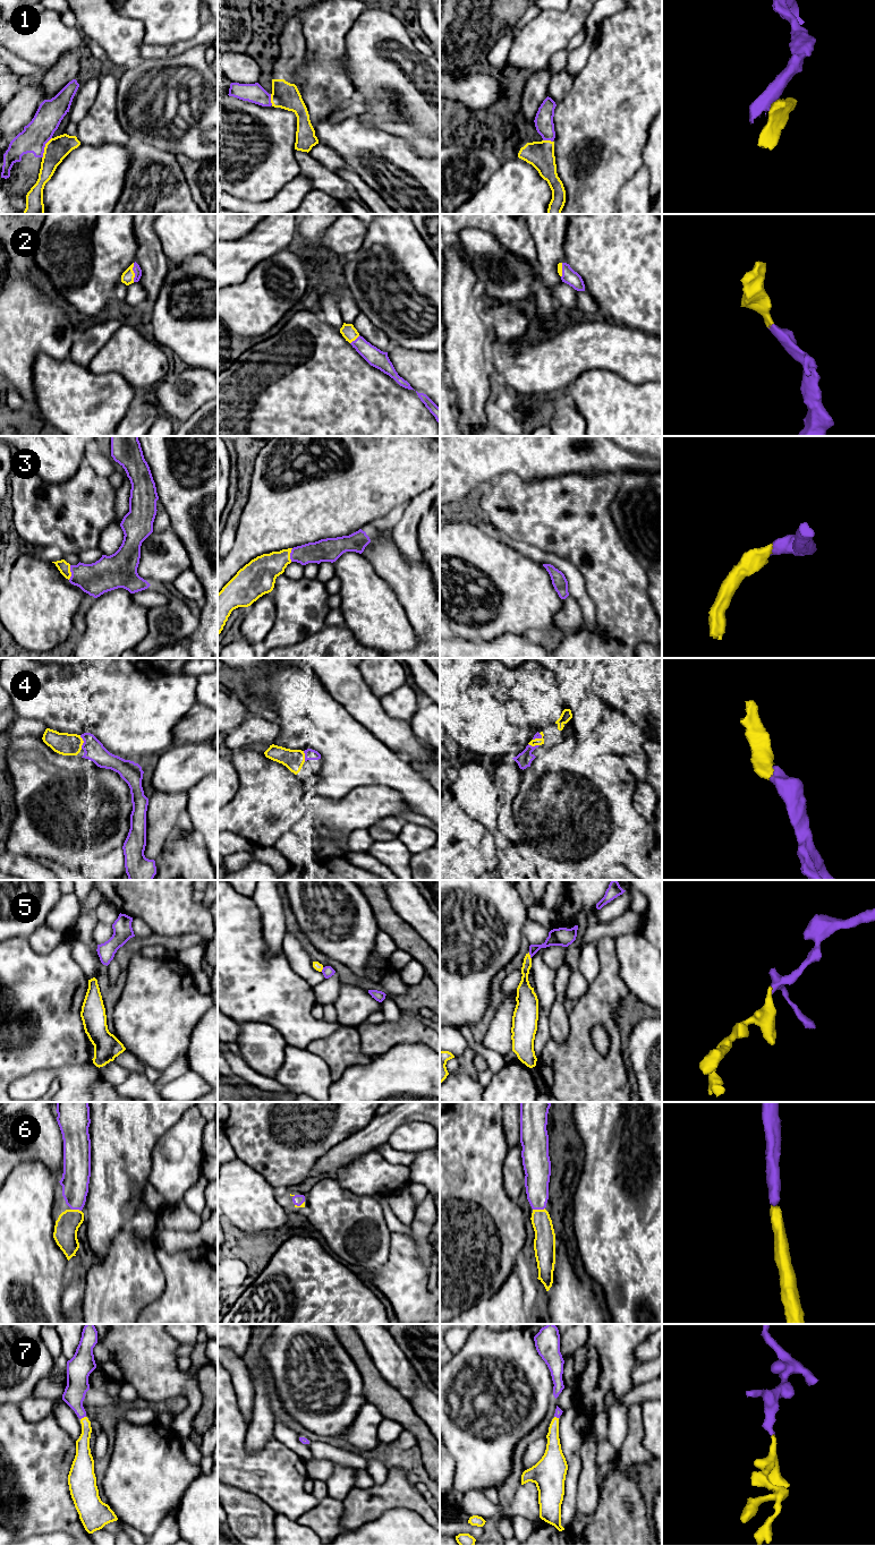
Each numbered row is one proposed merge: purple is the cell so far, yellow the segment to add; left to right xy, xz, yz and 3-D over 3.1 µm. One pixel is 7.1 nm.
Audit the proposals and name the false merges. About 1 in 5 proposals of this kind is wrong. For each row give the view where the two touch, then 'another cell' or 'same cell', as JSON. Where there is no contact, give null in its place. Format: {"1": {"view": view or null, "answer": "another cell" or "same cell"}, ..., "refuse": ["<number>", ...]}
{"1": {"view": "xy", "answer": "same cell"}, "2": {"view": "xy", "answer": "same cell"}, "3": {"view": "xy", "answer": "same cell"}, "4": {"view": "xy", "answer": "same cell"}, "5": {"view": "yz", "answer": "another cell"}, "6": {"view": "yz", "answer": "same cell"}, "7": {"view": "xy", "answer": "same cell"}, "refuse": ["5"]}

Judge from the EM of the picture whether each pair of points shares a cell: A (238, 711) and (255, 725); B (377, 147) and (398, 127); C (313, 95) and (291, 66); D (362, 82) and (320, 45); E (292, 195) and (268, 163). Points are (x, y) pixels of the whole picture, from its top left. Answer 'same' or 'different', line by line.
A: different
B: different
C: different
D: different
E: different

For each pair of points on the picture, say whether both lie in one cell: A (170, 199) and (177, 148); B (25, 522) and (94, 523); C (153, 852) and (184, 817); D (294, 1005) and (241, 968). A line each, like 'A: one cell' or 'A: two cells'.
A: two cells
B: one cell
C: one cell
D: one cell

